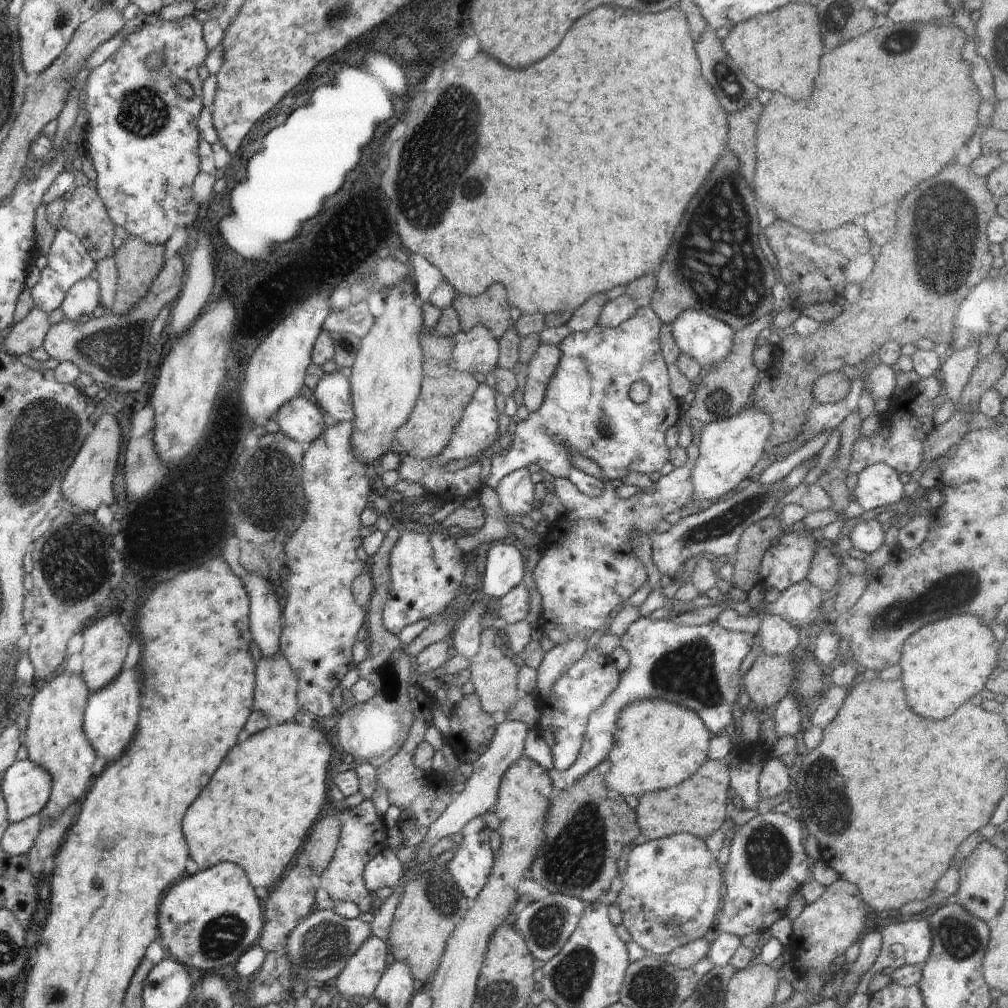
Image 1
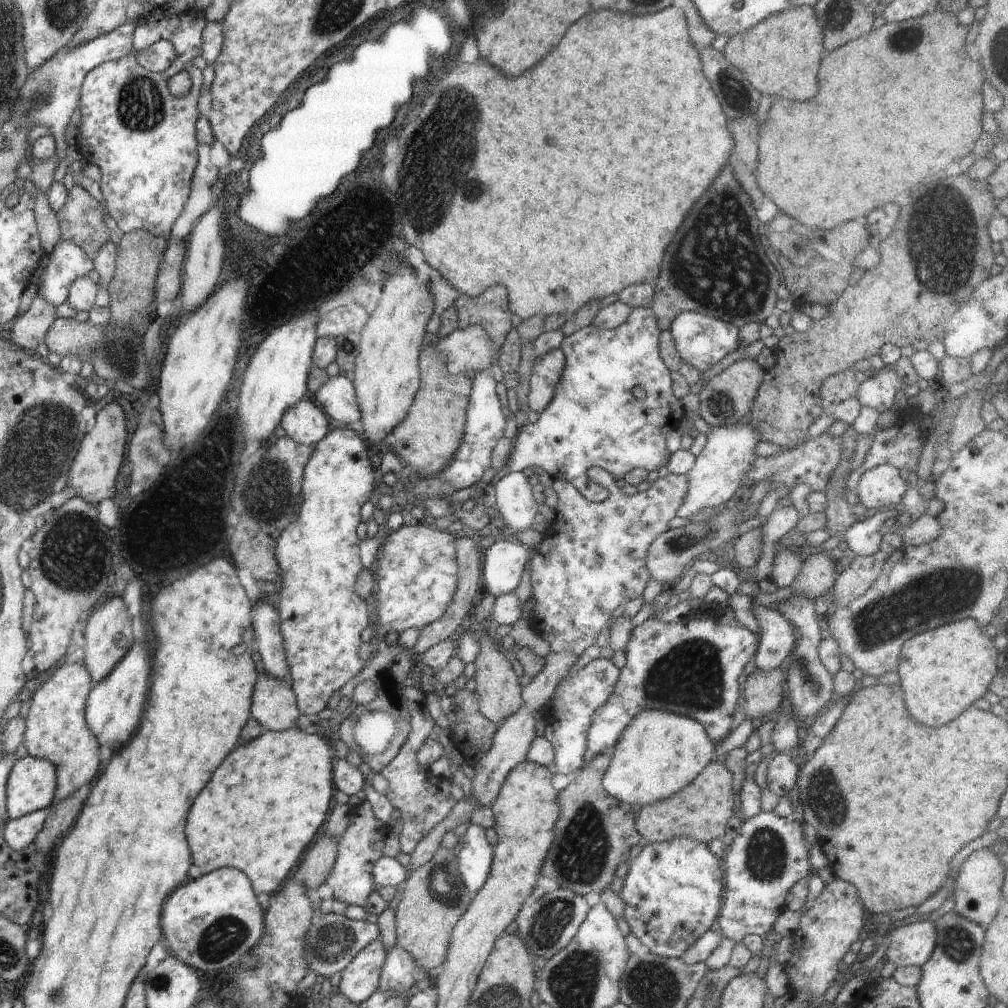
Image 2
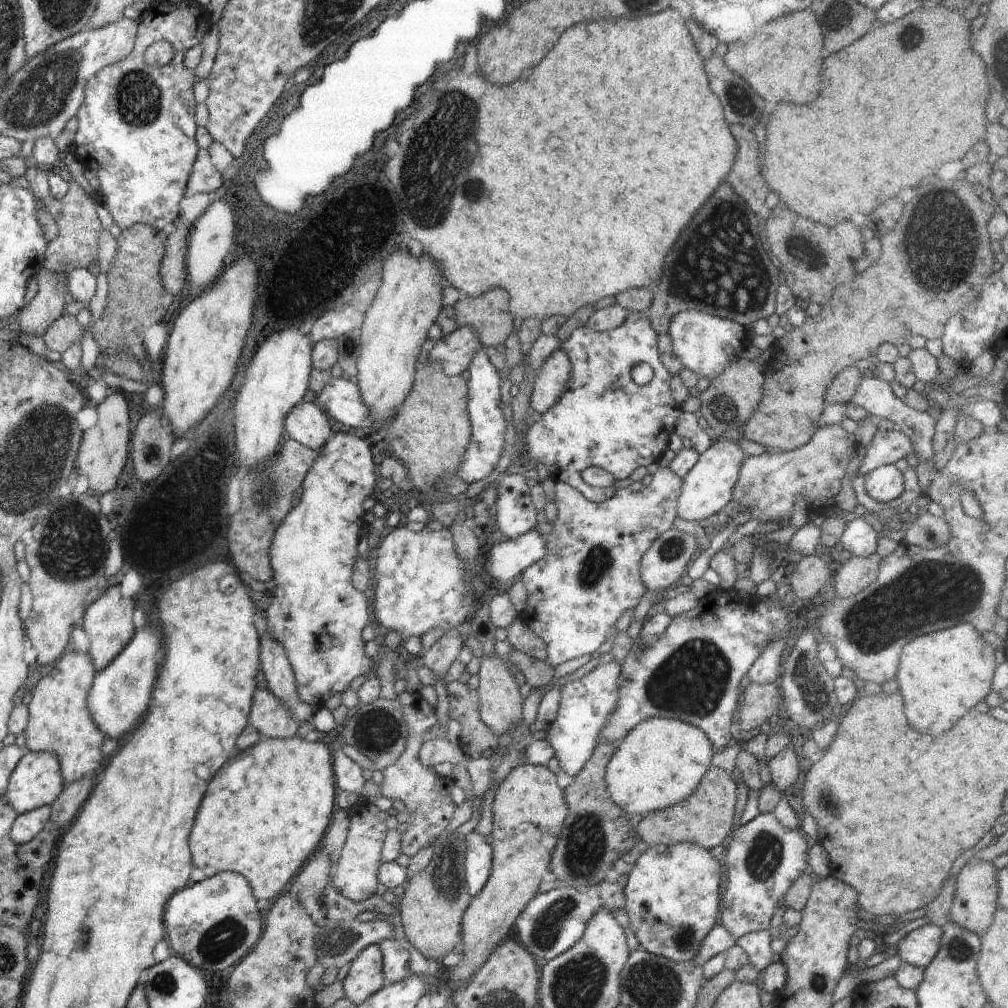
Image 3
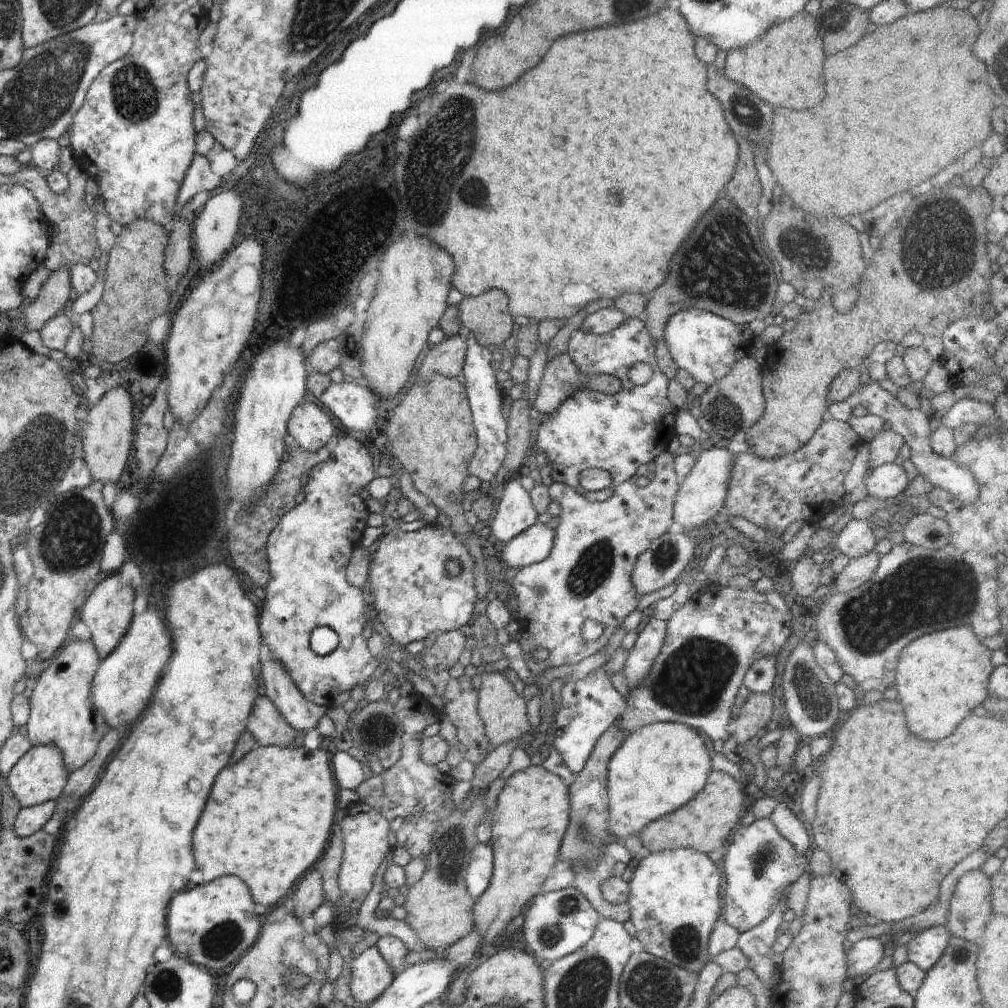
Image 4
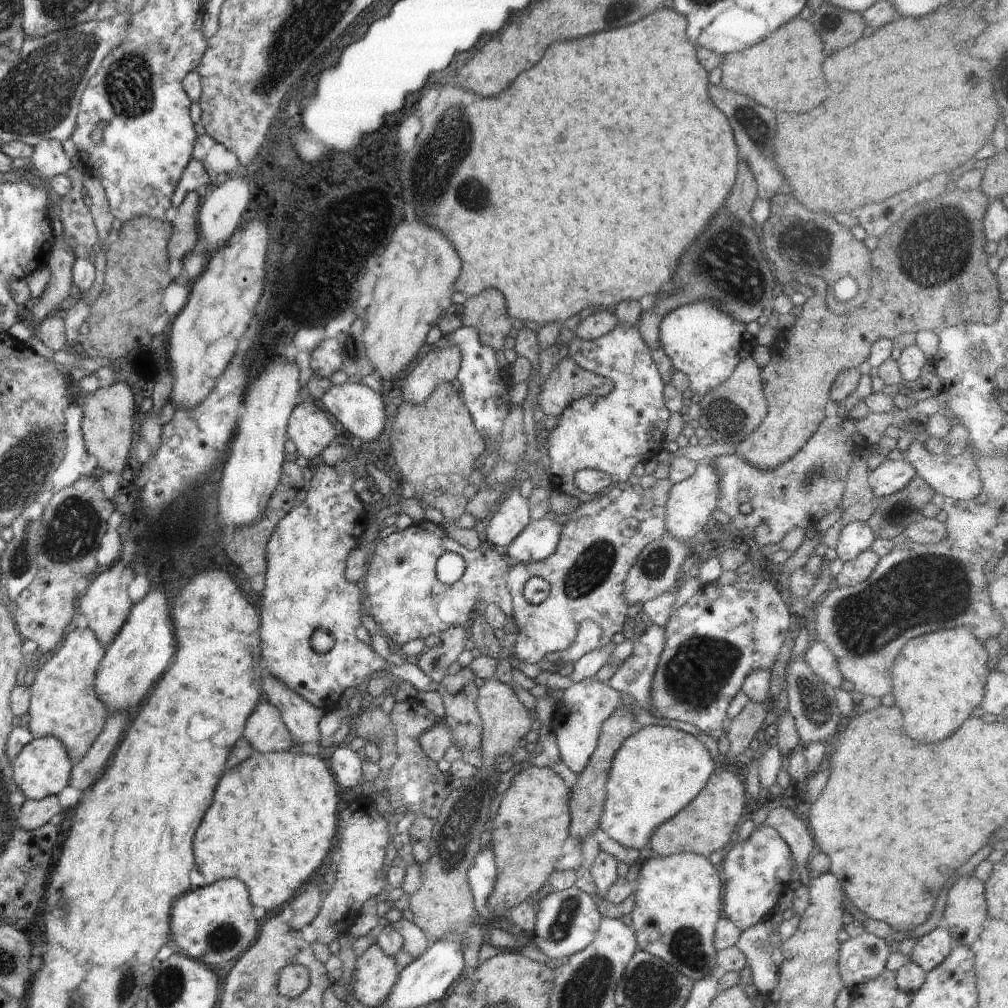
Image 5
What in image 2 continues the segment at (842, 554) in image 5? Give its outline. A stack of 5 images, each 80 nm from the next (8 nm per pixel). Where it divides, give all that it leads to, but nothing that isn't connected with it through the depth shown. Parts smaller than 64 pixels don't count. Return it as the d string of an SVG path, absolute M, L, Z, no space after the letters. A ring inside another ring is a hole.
M858 517L845 532L845 541L856 556L867 557L879 551L883 533L876 517Z

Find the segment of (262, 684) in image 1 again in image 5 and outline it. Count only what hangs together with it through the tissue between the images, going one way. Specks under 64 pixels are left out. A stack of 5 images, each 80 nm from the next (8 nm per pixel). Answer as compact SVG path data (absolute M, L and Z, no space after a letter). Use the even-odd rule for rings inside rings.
M265 697L256 705L246 722L243 737L254 751L266 754L272 751L288 751L294 744L280 713Z

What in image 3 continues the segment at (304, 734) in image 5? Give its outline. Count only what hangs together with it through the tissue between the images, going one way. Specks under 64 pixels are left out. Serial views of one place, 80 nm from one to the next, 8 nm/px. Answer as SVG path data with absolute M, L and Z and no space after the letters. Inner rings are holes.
M268 631L260 634L260 664L267 688L291 710L299 724L310 721L318 708L299 699L295 674L284 647Z

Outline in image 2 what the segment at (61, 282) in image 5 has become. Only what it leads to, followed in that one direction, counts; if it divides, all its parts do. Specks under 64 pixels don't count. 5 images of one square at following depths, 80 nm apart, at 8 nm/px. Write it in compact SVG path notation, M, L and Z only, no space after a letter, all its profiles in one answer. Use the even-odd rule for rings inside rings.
M38 288L38 293L36 298L32 301L30 308L24 314L18 314L8 327L6 335L10 342L23 351L34 353L34 350L38 348L40 344L45 342L46 333L50 330L54 319L57 318L56 309L57 306L46 302L42 298Z

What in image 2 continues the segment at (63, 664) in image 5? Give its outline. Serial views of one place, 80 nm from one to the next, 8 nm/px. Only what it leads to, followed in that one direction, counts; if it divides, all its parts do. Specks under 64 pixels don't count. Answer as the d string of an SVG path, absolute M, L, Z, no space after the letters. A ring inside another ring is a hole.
M66 663L60 667L33 694L24 733L24 744L29 755L46 759L55 766L57 783L52 801L54 807L70 798L79 788L92 785L92 778L98 774L101 747L95 734L90 732L85 717L86 701L94 686L89 671L85 665L78 664Z

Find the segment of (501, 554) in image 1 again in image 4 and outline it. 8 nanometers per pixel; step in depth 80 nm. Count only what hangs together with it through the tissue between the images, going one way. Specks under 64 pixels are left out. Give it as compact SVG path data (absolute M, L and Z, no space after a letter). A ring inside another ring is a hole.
M537 522L522 534L498 546L497 557L504 562L505 570L513 574L518 568L543 562L554 546L554 530Z

